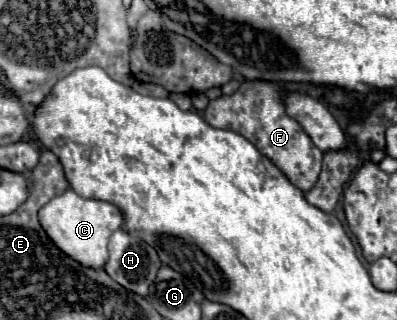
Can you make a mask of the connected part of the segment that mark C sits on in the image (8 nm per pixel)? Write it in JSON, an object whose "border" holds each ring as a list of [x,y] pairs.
{"border":[[[66,190],[40,208],[38,220],[50,240],[66,256],[88,268],[102,268],[108,262],[108,238],[122,226],[122,212],[110,202],[88,200],[78,196],[74,190]]]}

